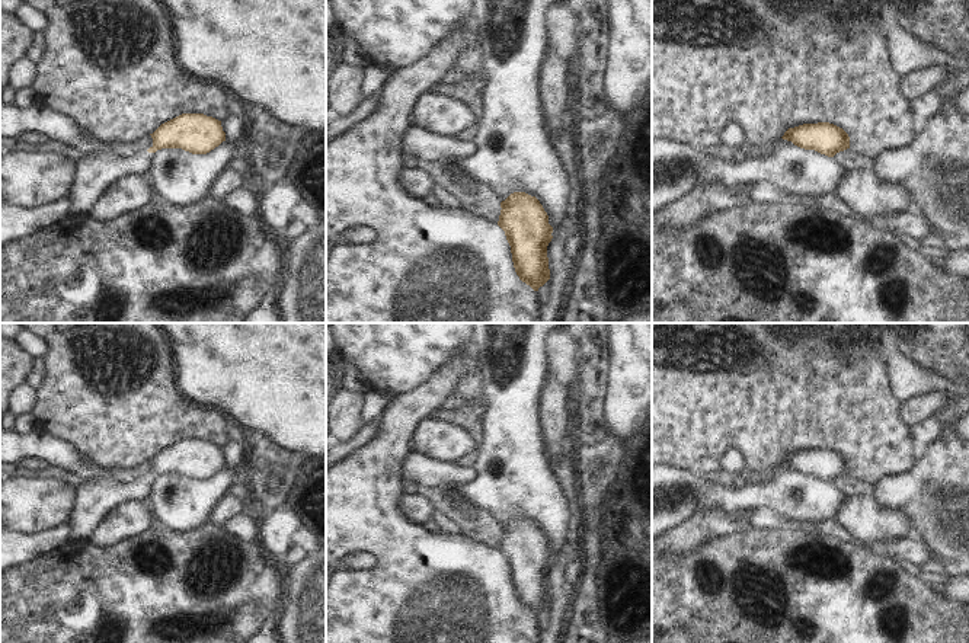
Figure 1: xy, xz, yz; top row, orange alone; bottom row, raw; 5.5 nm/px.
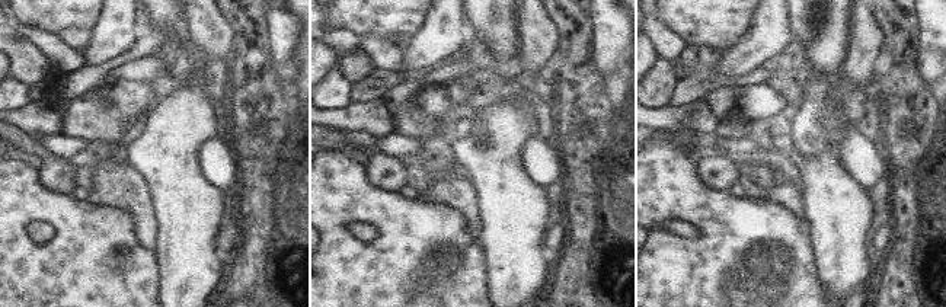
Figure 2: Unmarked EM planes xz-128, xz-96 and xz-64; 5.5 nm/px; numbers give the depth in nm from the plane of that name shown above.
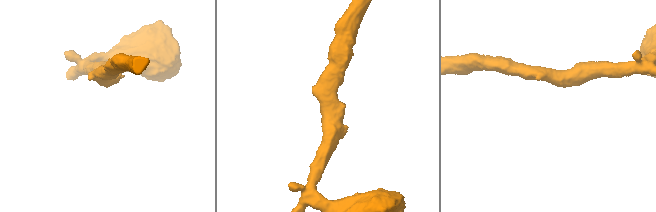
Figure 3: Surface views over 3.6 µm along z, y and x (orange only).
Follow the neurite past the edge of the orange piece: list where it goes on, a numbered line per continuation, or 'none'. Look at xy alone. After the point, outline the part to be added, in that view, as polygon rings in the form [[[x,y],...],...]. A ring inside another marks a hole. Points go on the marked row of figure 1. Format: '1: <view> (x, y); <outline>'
1: xy (95, 172); [[[141,151],[131,157],[112,153],[84,154],[76,161],[76,177],[70,188],[70,215],[89,215],[103,191],[125,175],[144,175],[153,153]]]

